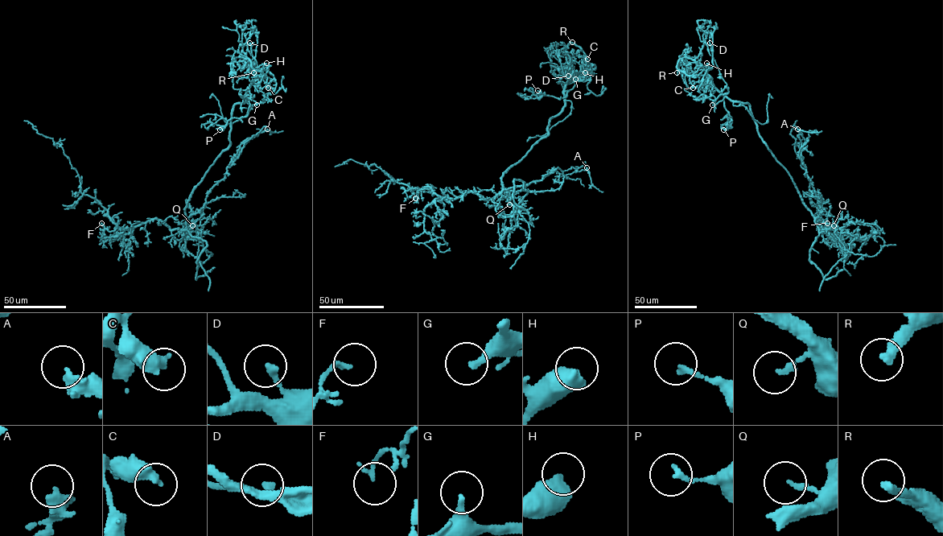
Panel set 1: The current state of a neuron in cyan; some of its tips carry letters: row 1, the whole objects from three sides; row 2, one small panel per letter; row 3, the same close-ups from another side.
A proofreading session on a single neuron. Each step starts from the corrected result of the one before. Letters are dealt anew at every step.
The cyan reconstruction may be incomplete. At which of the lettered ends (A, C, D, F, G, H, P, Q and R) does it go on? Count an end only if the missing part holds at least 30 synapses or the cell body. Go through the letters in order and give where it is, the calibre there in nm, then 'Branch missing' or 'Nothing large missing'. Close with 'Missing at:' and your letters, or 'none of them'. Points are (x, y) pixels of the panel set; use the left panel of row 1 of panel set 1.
A: Place: (267, 129). Thickness 280 nm. Nothing large missing
C: Place: (268, 88). Thickness 500 nm. Nothing large missing
D: Place: (249, 43). Thickness 200 nm. Nothing large missing
F: Place: (101, 223). Thickness 130 nm. Nothing large missing
G: Place: (257, 105). Thickness 260 nm. Branch missing
H: Place: (266, 63). Thickness 550 nm. Nothing large missing
P: Place: (220, 129). Thickness 170 nm. Nothing large missing
Q: Place: (192, 225). Thickness 190 nm. Nothing large missing
R: Place: (253, 72). Thickness 320 nm. Branch missing
Missing at: G, R

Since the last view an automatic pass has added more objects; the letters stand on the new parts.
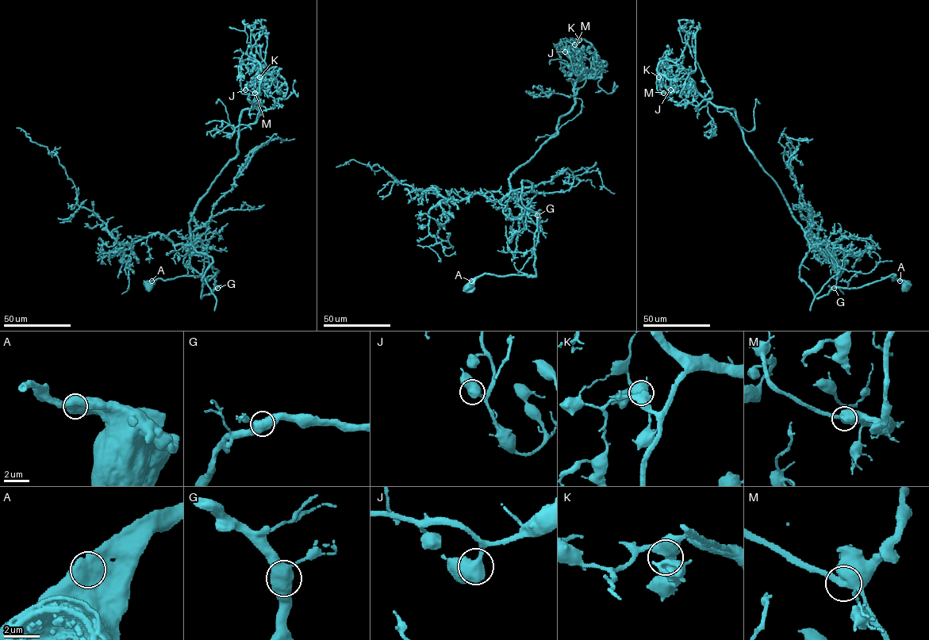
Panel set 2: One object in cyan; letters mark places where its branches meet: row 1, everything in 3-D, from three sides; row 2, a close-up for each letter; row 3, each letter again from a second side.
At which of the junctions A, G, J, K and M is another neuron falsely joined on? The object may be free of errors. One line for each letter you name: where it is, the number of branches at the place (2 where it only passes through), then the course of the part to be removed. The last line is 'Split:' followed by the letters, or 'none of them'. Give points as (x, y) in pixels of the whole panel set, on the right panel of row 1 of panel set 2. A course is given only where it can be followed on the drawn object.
Split: none of them

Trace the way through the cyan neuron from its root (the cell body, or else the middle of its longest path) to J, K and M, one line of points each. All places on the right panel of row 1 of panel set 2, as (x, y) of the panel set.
J: (905, 287), (892, 274), (816, 297), (800, 277), (805, 231), (735, 112), (658, 74), (657, 90), (670, 90)
K: (905, 287), (892, 274), (816, 297), (800, 277), (805, 231), (735, 112), (687, 79), (658, 77)
M: (905, 287), (892, 274), (816, 297), (800, 277), (805, 231), (735, 112), (687, 79), (658, 74), (664, 93)

